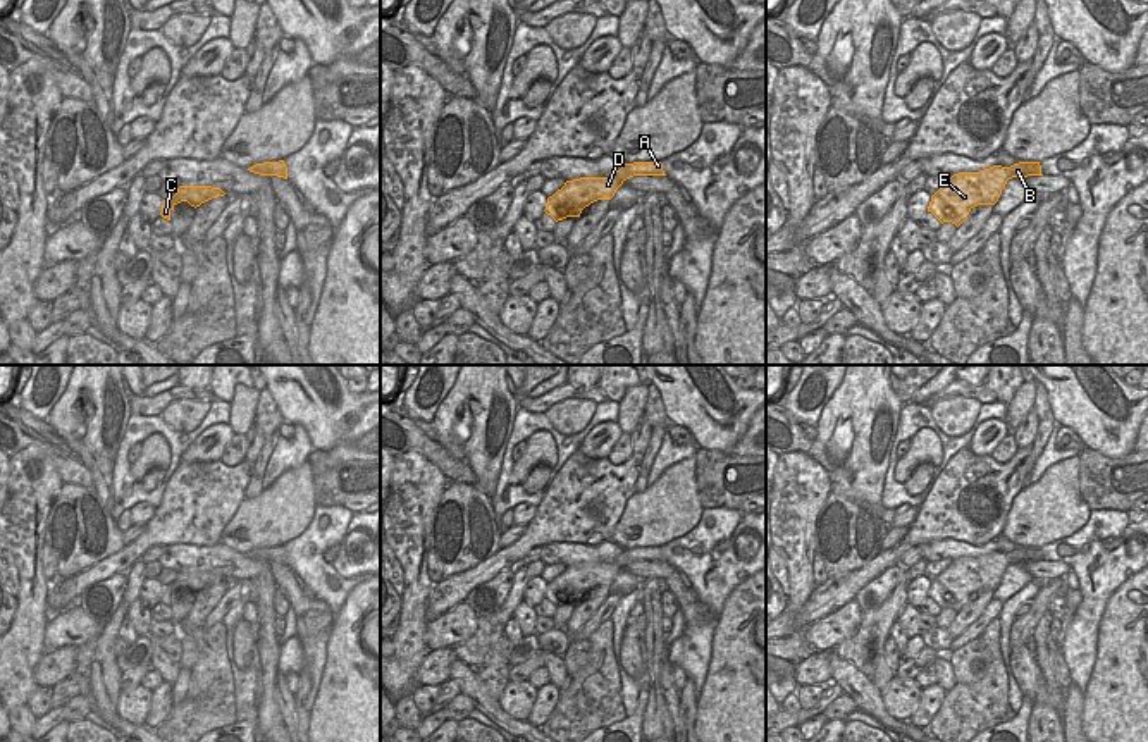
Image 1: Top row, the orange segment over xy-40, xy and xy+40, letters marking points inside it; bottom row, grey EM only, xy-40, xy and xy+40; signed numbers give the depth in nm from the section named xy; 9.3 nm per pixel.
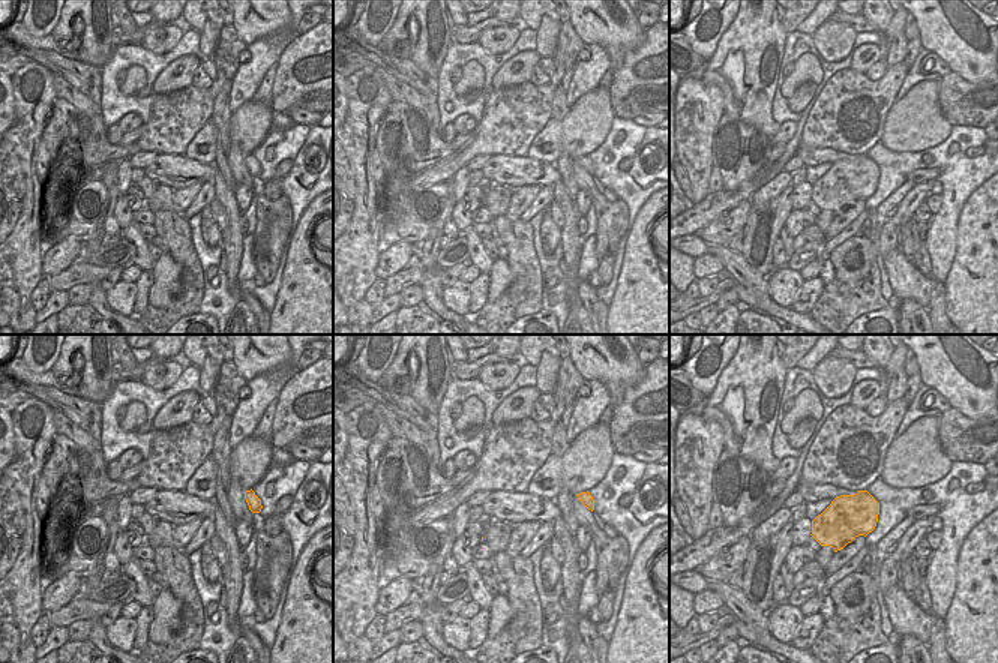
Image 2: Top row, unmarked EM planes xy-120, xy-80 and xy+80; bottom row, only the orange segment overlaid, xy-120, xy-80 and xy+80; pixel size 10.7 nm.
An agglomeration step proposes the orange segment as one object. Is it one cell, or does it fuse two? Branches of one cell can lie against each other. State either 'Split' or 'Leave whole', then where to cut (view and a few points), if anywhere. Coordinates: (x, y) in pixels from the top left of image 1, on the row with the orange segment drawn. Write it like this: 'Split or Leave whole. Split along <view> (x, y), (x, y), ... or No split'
Leave whole. No split

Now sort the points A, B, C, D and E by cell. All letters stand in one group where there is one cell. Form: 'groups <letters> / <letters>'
groups A B C D E

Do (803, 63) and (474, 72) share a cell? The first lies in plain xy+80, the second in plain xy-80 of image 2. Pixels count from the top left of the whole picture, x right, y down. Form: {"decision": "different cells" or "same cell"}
{"decision": "same cell"}

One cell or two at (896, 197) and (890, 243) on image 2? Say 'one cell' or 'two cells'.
two cells

